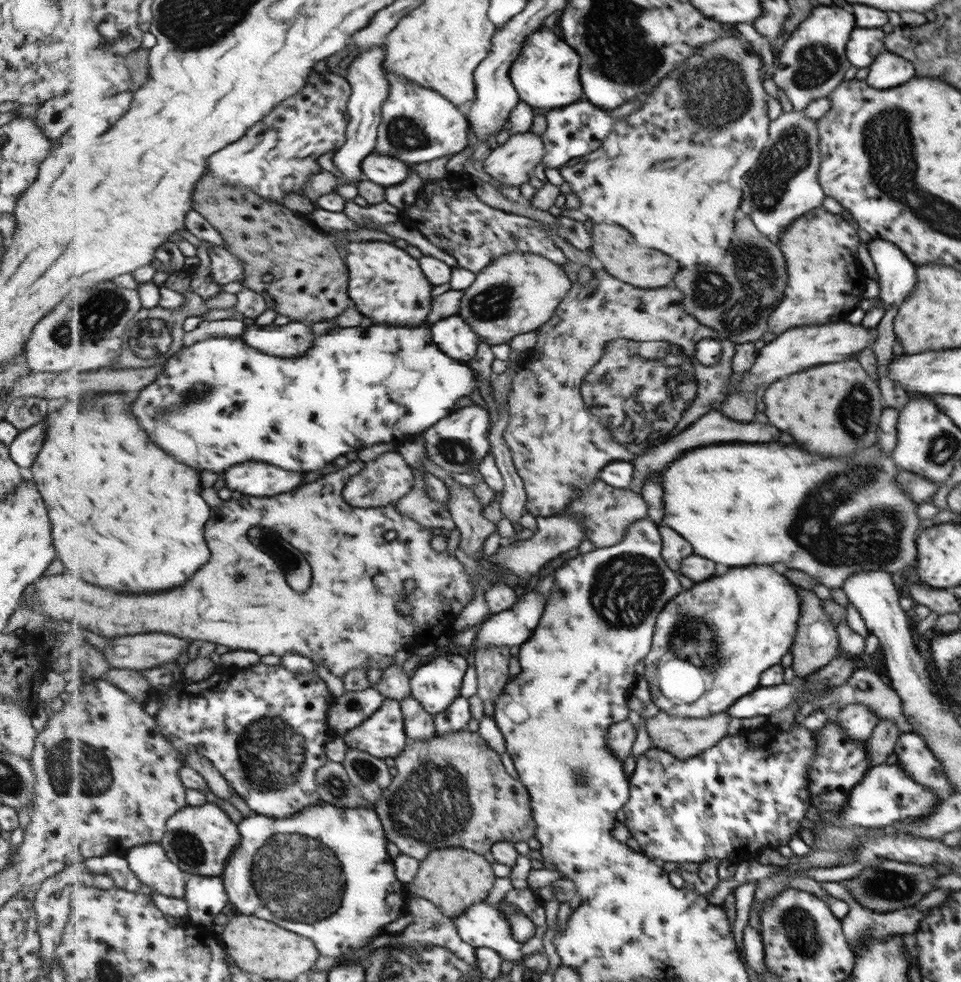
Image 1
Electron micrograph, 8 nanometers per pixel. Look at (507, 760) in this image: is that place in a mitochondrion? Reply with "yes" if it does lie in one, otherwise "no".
no

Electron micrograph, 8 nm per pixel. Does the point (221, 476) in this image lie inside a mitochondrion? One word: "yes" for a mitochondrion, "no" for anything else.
no

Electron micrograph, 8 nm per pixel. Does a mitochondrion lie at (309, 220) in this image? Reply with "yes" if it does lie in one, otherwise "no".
no

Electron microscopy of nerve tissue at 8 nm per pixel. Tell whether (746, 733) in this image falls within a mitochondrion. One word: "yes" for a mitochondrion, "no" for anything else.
no

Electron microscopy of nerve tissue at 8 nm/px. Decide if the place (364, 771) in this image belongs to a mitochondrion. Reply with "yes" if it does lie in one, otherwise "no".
yes

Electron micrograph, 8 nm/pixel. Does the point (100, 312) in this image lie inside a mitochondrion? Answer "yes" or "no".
yes

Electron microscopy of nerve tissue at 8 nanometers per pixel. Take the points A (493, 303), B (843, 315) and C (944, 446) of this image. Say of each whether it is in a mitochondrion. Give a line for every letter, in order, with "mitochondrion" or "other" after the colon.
A: mitochondrion
B: other
C: mitochondrion

